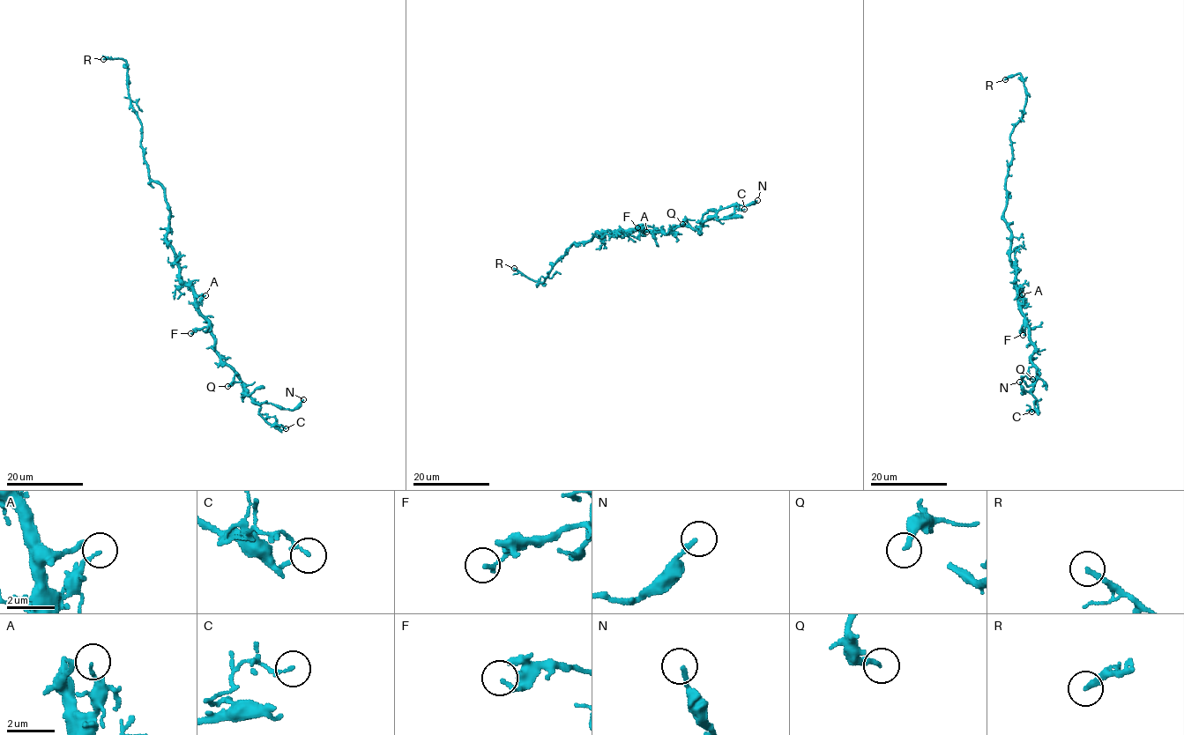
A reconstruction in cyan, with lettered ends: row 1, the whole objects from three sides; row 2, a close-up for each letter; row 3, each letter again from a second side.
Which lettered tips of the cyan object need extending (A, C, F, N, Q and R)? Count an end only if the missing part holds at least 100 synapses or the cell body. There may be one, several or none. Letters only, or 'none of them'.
R

